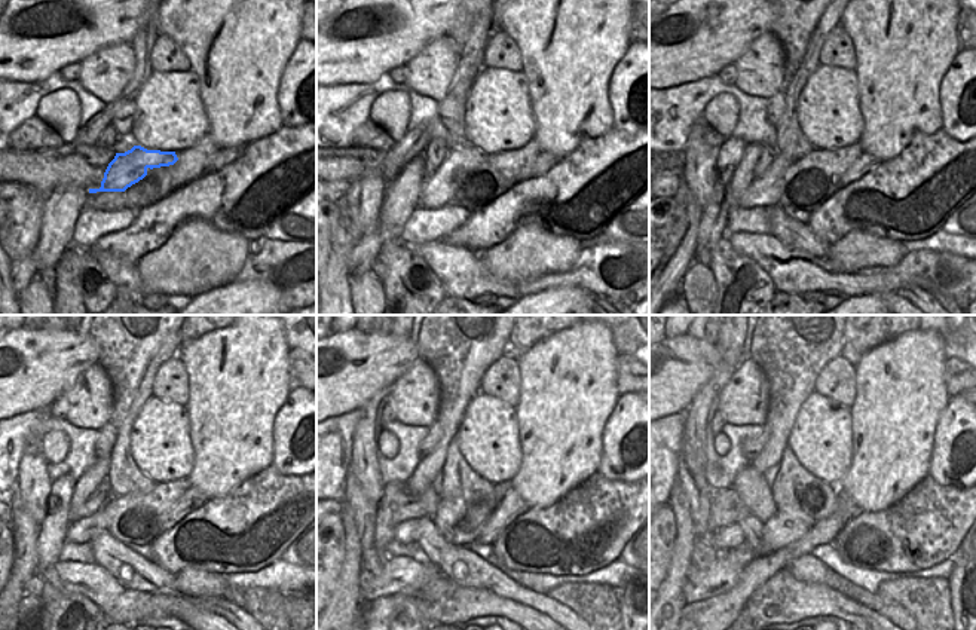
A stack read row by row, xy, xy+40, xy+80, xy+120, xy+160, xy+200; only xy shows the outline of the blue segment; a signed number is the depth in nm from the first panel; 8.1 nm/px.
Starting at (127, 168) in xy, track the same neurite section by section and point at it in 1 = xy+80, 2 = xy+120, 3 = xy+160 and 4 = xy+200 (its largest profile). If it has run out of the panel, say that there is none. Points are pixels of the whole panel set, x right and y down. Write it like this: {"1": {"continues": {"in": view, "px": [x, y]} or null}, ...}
{"1": {"continues": {"in": "xy+80", "px": [765, 190]}}, "2": {"continues": {"in": "xy+120", "px": [88, 520]}}, "3": {"continues": {"in": "xy+160", "px": [407, 510]}}, "4": {"continues": {"in": "xy+200", "px": [725, 511]}}}

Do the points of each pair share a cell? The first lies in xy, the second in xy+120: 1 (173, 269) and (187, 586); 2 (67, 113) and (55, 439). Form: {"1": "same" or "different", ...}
{"1": "same", "2": "same"}

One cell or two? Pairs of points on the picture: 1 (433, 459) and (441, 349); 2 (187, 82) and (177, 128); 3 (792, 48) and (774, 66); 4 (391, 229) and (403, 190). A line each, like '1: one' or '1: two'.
1: one
2: one
3: two
4: one

